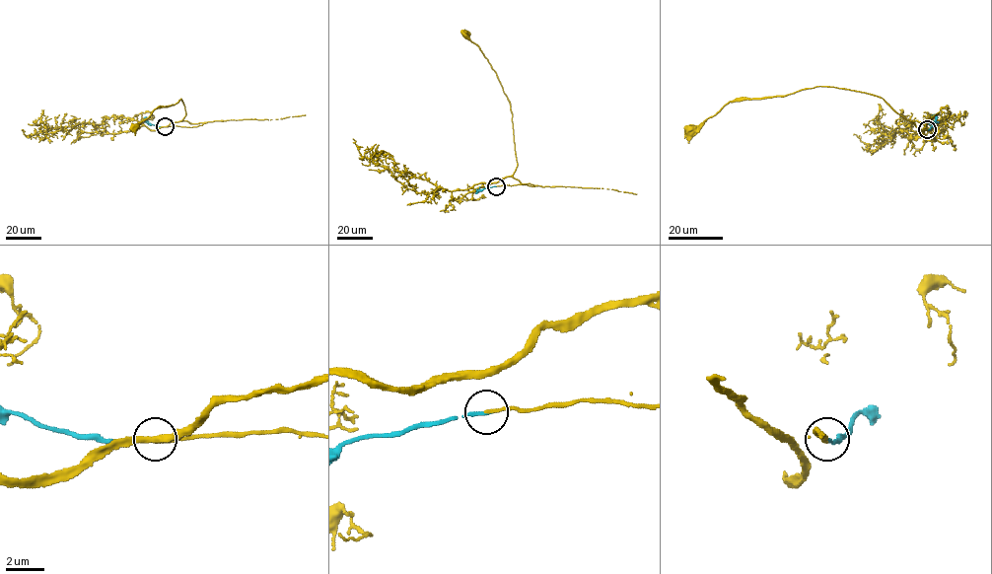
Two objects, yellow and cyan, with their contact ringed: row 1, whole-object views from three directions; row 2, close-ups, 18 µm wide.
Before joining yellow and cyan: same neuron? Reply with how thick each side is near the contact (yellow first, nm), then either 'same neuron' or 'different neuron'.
calibres 160 and 200 nm; same neuron

